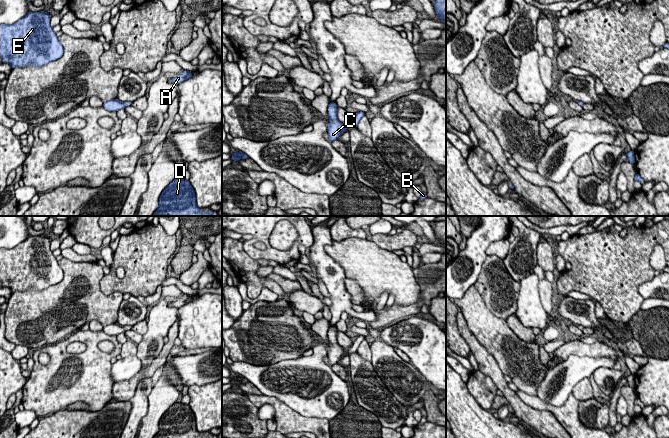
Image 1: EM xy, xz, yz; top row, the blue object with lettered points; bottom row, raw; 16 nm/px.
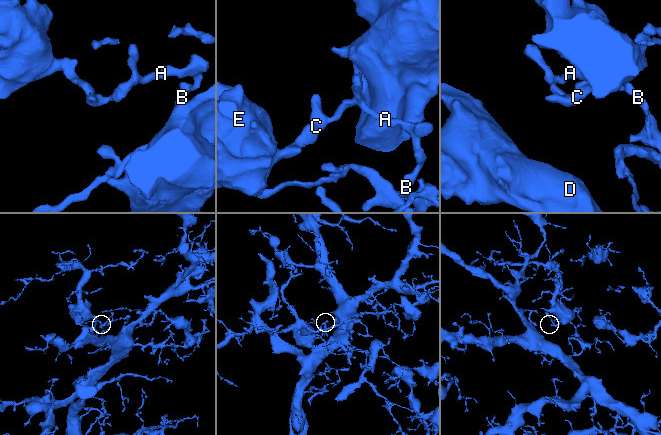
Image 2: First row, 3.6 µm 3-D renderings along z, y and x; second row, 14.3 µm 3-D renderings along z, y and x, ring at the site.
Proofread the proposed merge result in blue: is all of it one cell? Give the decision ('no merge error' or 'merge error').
no merge error

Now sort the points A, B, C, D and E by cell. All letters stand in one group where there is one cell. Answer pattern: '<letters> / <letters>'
A B C D E

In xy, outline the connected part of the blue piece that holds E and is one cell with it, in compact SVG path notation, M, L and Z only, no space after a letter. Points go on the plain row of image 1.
M29 236L14 248L0 248L0 281L11 292L26 291L33 288L42 291L62 281L64 272L50 249L47 236Z

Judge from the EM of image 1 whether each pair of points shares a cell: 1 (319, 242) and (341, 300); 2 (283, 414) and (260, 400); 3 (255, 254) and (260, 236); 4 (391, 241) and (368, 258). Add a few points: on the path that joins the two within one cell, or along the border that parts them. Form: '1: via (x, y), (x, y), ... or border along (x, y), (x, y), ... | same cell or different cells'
1: via (319, 256), (336, 286) | same cell
2: via (278, 408), (270, 400), (266, 400) | same cell
3: via (252, 249), (252, 242), (255, 239) | same cell
4: border along (372, 240), (381, 247), (391, 251) | different cells

